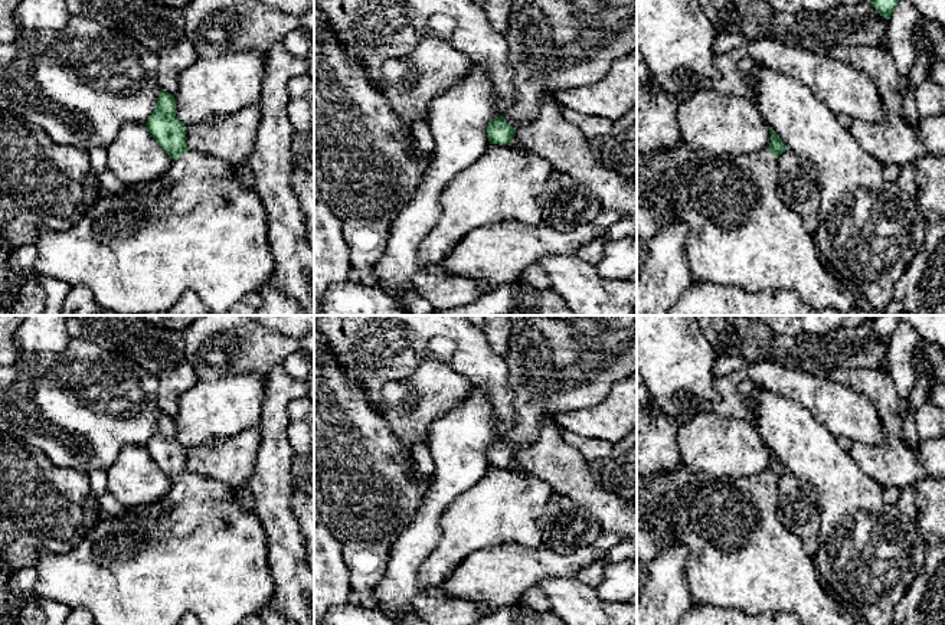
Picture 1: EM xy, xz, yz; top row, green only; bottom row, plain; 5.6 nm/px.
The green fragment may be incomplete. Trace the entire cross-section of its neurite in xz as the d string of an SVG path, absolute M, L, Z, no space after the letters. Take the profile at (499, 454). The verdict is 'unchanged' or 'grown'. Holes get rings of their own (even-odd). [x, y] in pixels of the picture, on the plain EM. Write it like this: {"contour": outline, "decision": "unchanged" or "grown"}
{"contour": "M509 315L511 321L509 351L509 383L514 389L516 418L509 439L496 439L487 448L490 467L506 468L516 451L539 438L546 422L565 412L598 405L614 383L637 372L637 315Z", "decision": "grown"}

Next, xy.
{"contour": "M160 413L157 429L145 445L151 459L173 481L171 490L160 500L131 507L120 517L95 523L85 537L66 553L40 550L35 563L36 585L33 595L68 605L71 609L86 609L95 625L177 625L186 613L194 613L202 625L238 625L275 598L275 585L268 563L268 537L255 511L245 511L233 498L232 488L207 477L190 472L186 465L187 449L176 439L174 418Z", "decision": "grown"}

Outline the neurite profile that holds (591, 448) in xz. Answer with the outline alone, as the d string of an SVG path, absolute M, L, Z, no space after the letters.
M563 431L562 438L573 446L588 462L606 458L614 451L614 444L598 438L586 438L575 432Z

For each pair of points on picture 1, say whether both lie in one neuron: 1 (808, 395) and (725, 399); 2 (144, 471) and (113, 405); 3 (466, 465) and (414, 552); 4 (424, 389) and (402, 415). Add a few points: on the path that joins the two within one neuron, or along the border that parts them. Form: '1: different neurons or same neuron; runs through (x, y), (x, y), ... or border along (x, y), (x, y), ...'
1: same neuron; runs through (785, 382), (767, 375), (741, 376)
2: different neurons; border along (144, 445), (126, 445), (107, 468)
3: same neuron; runs through (444, 487), (428, 513), (424, 530)
4: same neuron; runs through (422, 395), (408, 409)

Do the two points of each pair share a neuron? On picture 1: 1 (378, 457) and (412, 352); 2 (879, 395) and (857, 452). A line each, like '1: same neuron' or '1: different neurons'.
1: different neurons
2: same neuron

